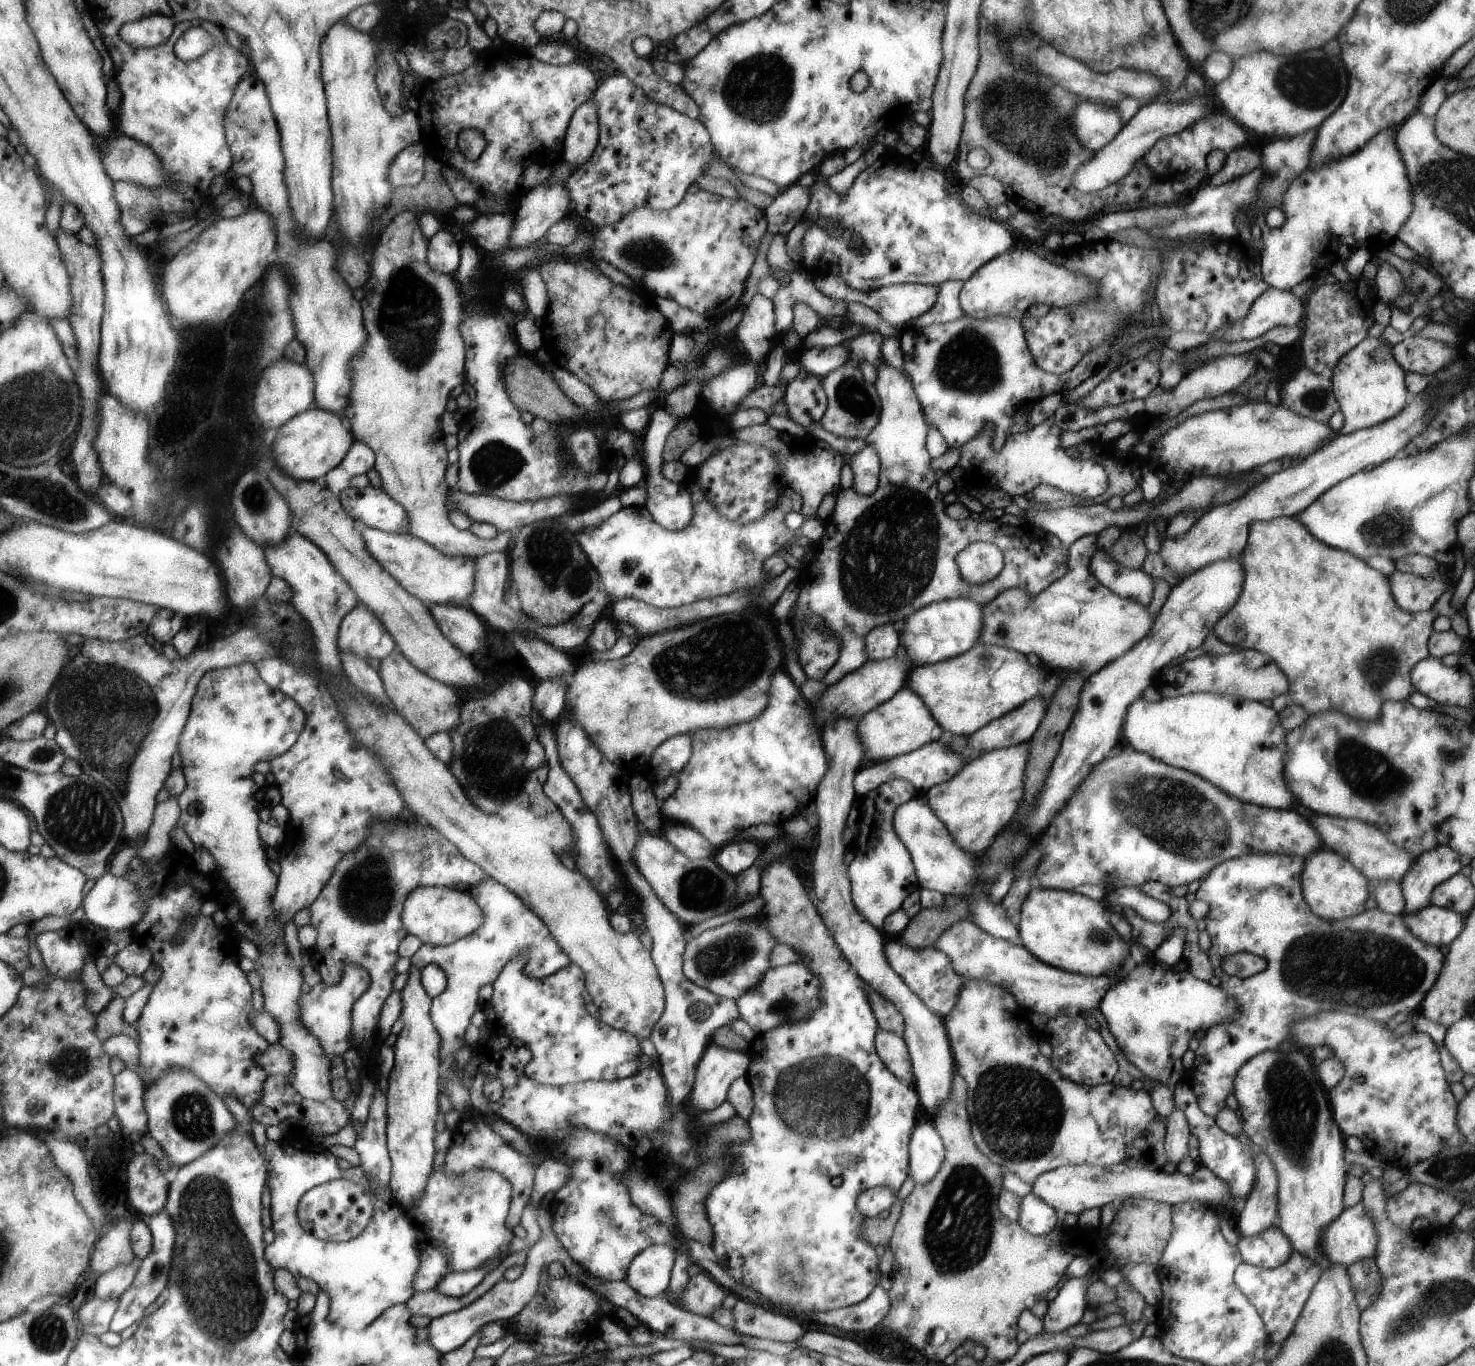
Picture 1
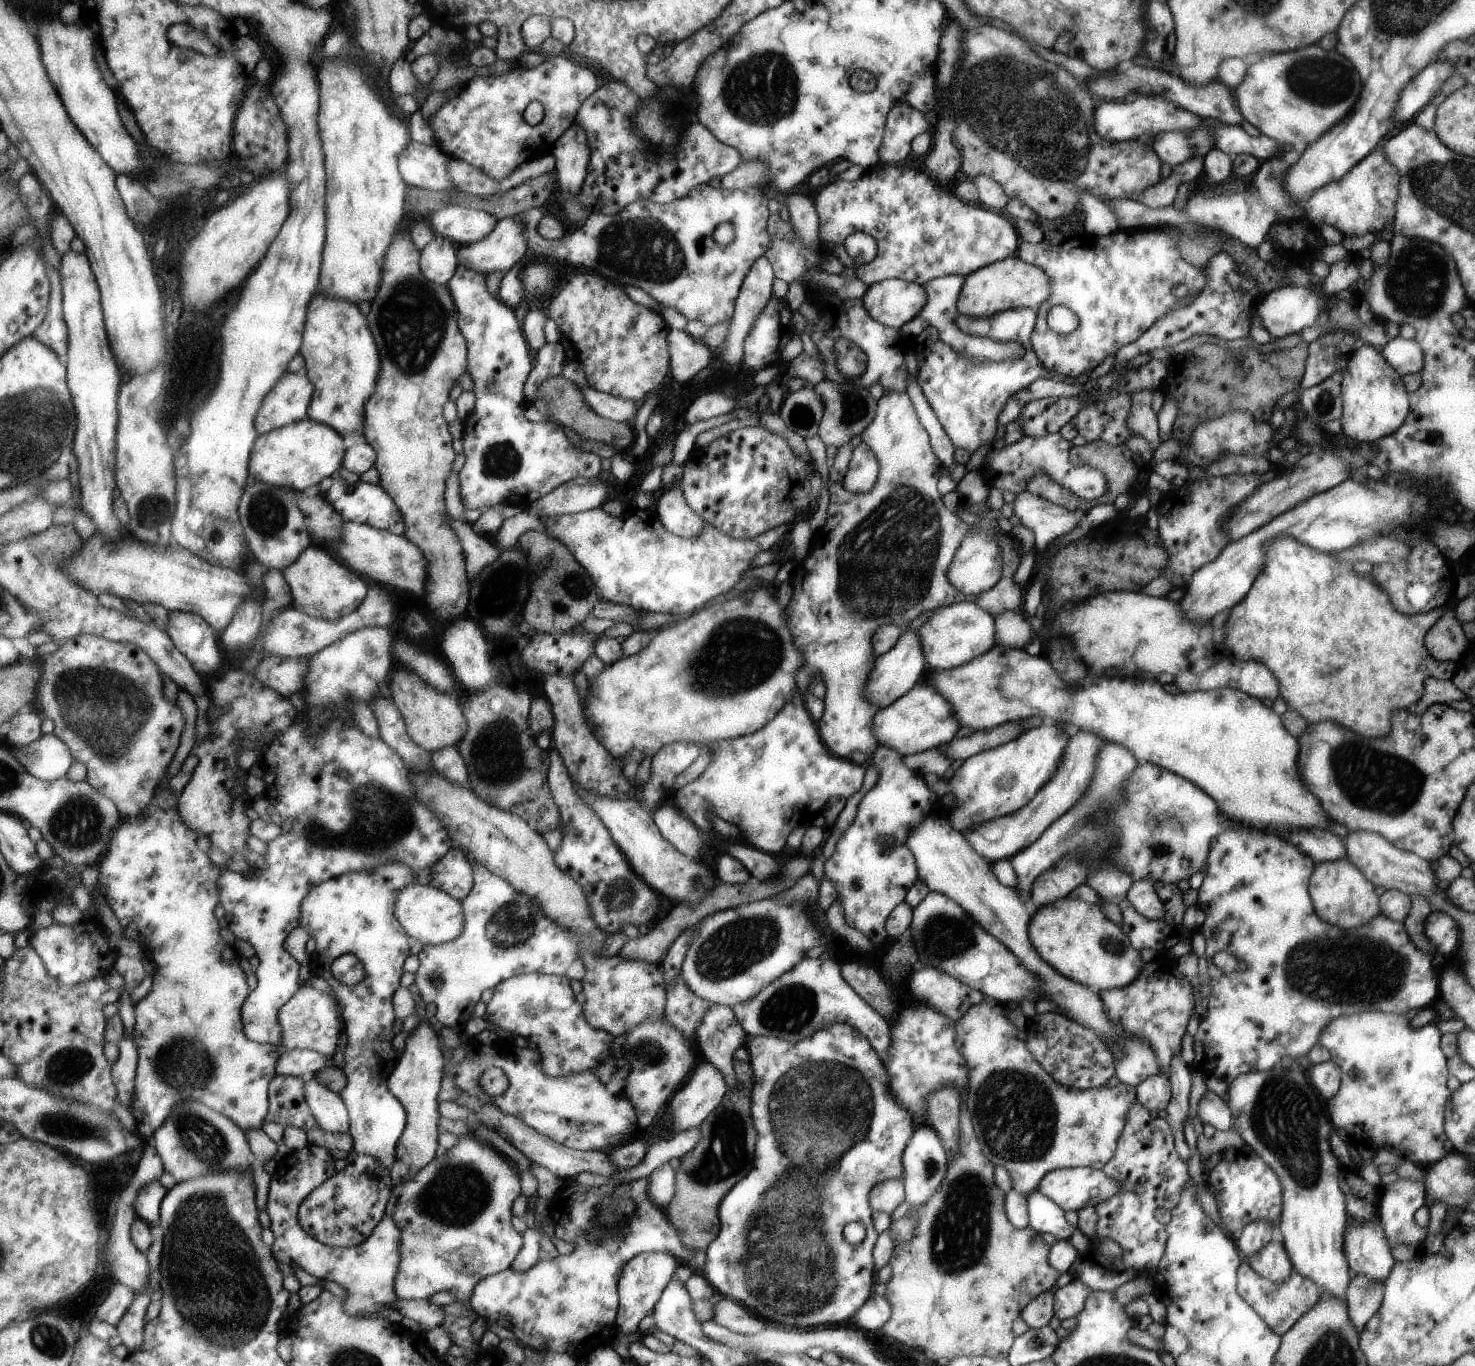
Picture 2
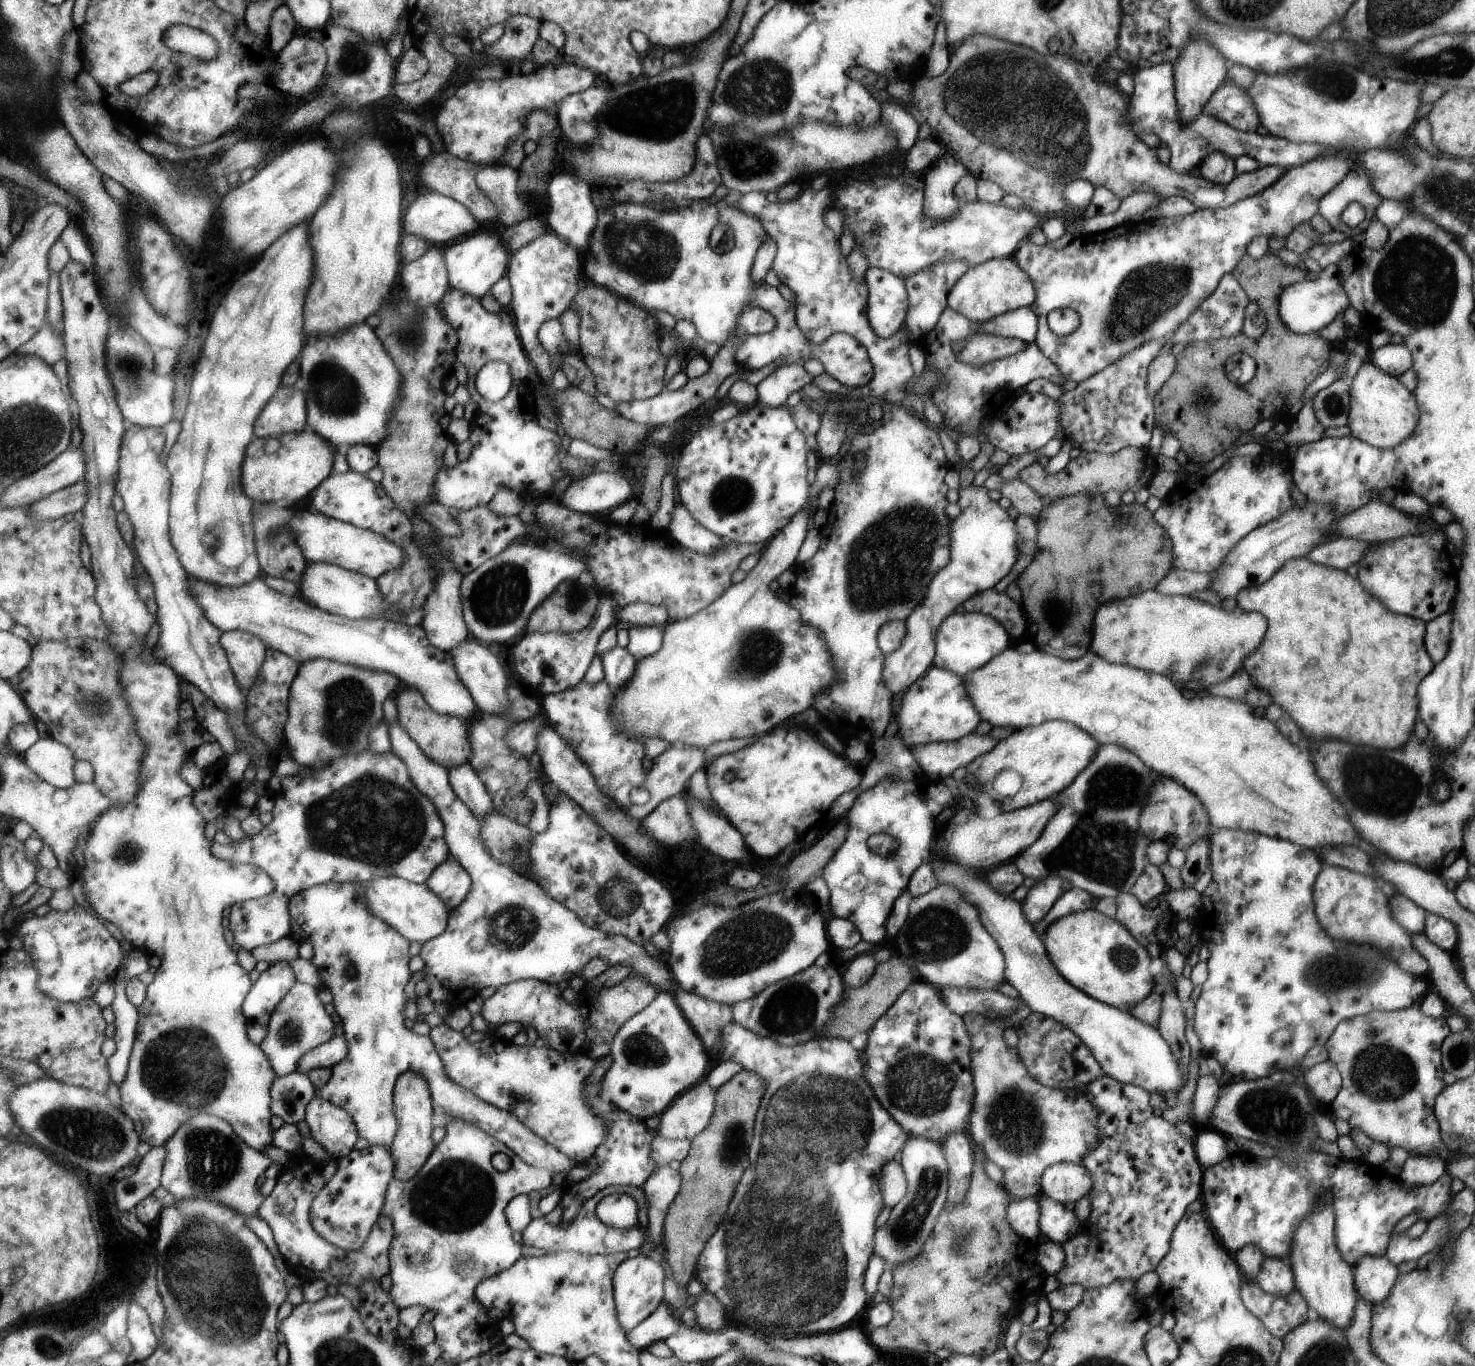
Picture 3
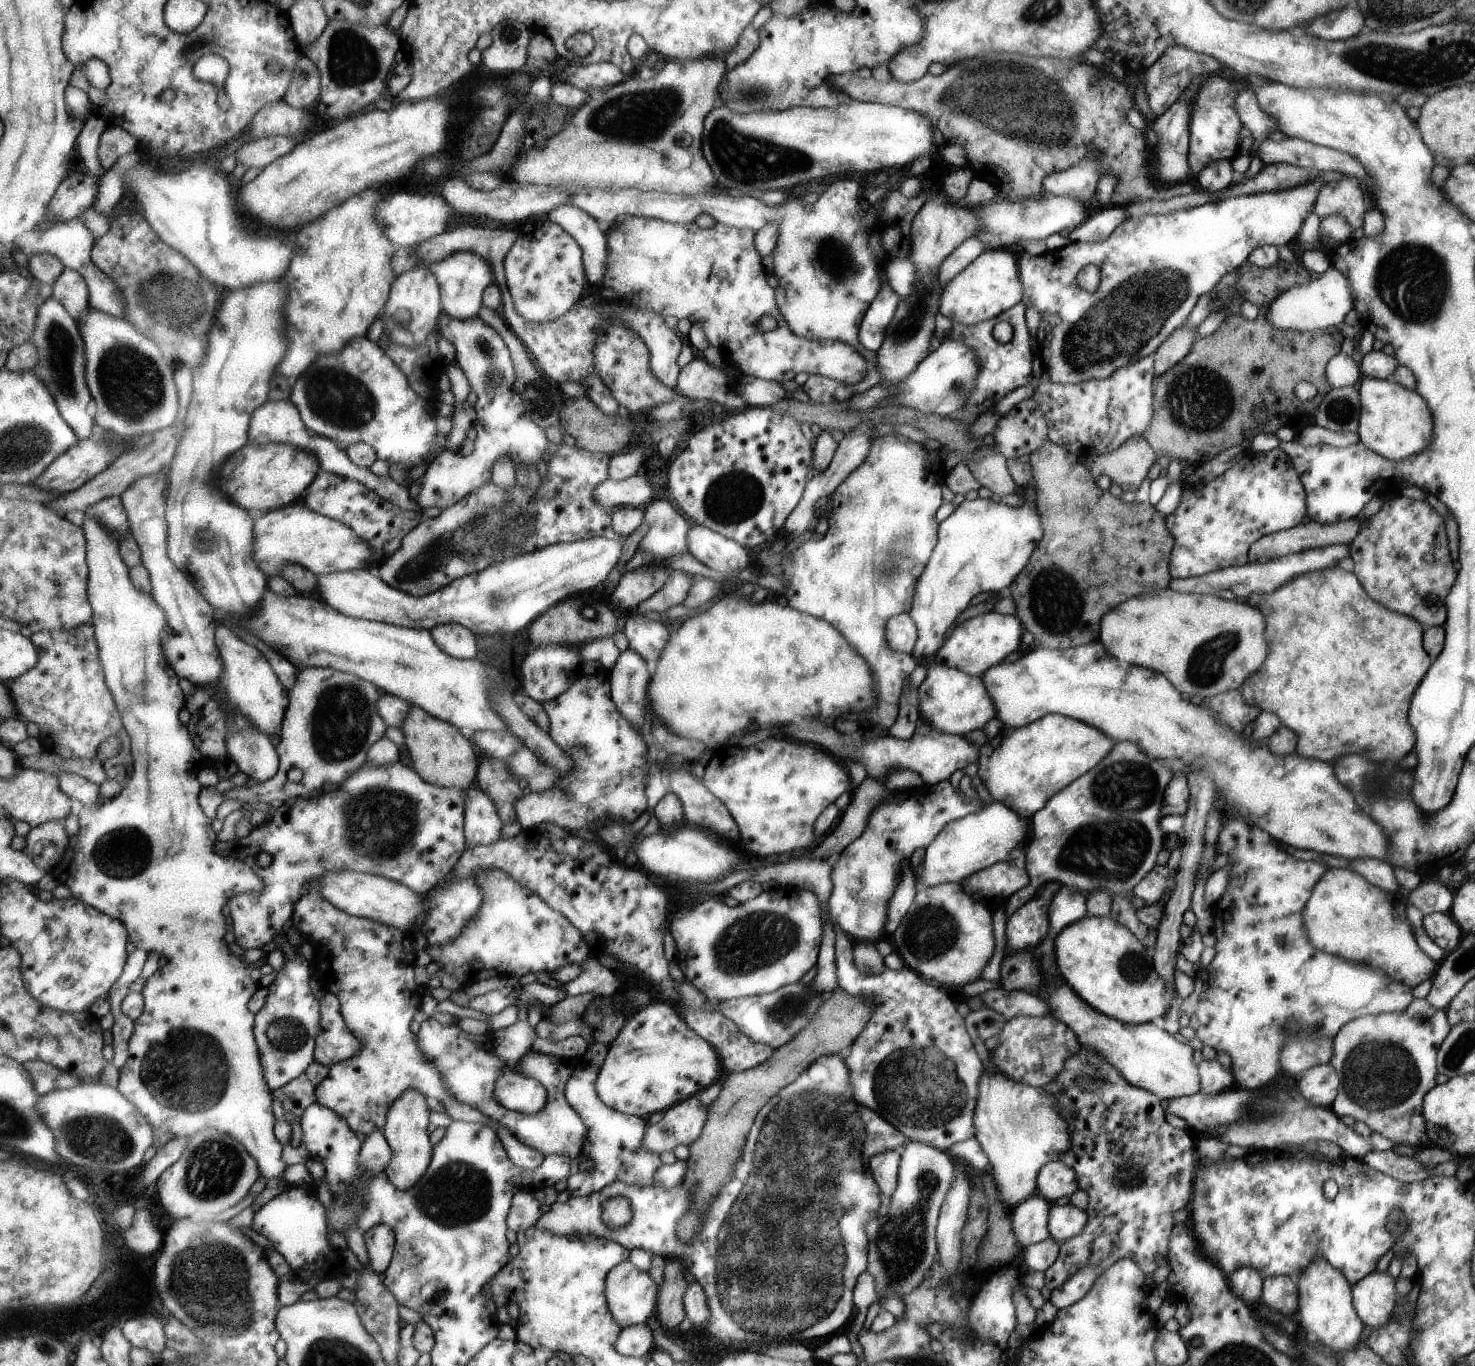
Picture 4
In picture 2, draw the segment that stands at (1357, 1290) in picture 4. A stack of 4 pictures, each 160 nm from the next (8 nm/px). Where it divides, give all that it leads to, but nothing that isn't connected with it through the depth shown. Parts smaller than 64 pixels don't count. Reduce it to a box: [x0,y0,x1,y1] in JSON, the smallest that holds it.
[1342,1210,1394,1282]

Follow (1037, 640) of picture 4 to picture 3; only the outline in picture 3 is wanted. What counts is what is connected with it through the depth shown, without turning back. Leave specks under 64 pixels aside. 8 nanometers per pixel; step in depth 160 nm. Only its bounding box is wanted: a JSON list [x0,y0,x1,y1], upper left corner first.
[1015,492,1173,660]

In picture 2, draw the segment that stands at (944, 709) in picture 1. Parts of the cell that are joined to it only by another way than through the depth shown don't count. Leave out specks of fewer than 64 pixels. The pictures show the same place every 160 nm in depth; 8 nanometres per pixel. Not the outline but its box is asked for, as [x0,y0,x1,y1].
[930,645,1339,832]

